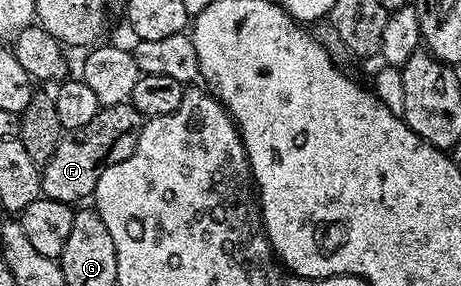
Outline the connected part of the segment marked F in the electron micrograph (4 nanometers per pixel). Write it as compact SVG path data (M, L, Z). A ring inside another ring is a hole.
M127 101L100 109L98 116L94 116L94 120L90 120L84 130L65 133L58 144L58 152L54 152L54 156L43 163L40 175L43 197L69 204L80 204L76 202L83 198L91 199L96 193L96 185L102 172L134 153L145 121L144 115L139 114L131 101Z

